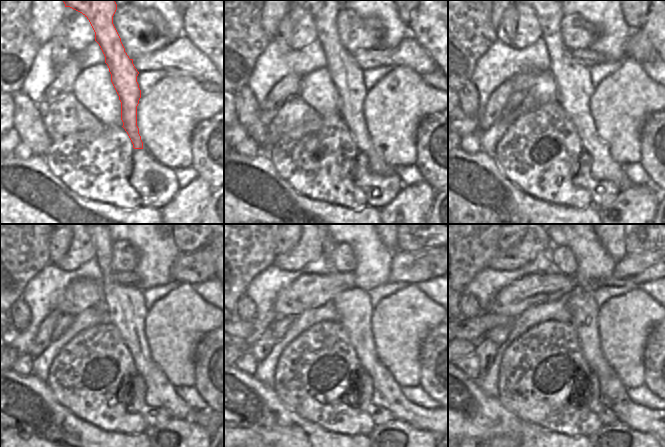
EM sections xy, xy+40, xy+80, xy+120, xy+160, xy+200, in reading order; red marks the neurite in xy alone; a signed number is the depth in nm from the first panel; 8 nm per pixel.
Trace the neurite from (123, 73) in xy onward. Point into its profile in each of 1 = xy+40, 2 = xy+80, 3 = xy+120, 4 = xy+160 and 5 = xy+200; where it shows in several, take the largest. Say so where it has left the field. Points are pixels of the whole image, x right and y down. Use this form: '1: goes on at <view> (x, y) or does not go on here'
1: goes on at xy+40 (347, 76)
2: goes on at xy+80 (574, 87)
3: goes on at xy+120 (126, 307)
4: goes on at xy+160 (353, 306)
5: goes on at xy+200 (580, 302)

